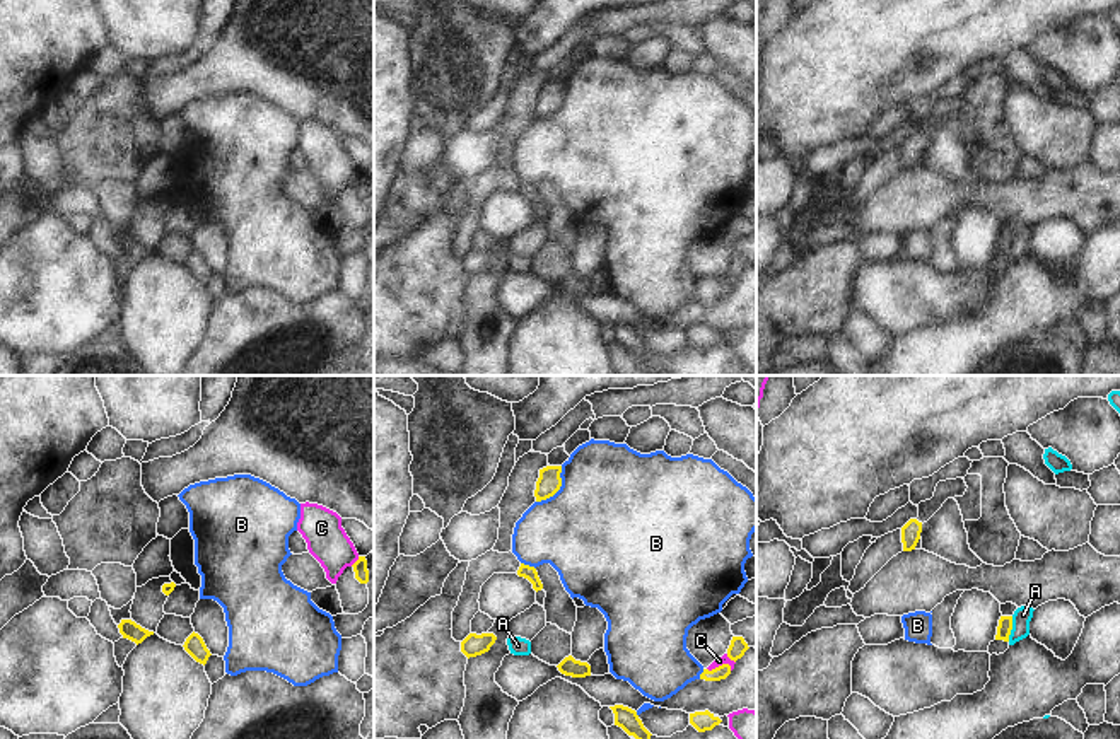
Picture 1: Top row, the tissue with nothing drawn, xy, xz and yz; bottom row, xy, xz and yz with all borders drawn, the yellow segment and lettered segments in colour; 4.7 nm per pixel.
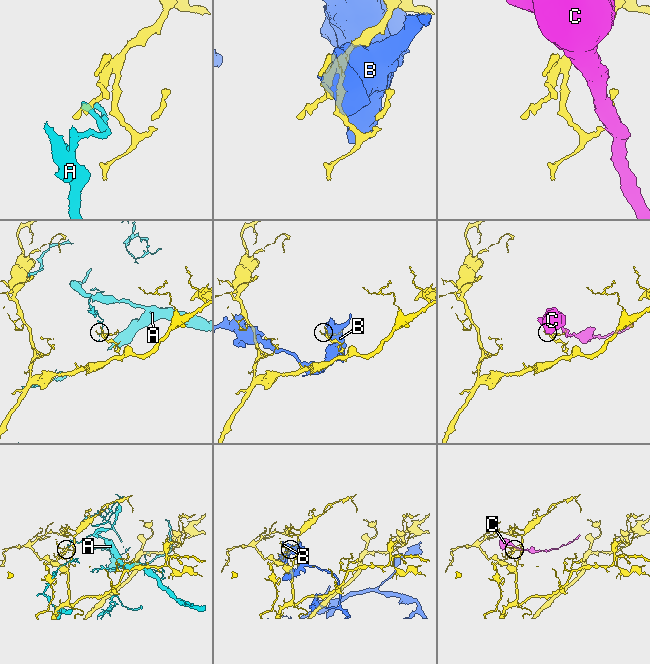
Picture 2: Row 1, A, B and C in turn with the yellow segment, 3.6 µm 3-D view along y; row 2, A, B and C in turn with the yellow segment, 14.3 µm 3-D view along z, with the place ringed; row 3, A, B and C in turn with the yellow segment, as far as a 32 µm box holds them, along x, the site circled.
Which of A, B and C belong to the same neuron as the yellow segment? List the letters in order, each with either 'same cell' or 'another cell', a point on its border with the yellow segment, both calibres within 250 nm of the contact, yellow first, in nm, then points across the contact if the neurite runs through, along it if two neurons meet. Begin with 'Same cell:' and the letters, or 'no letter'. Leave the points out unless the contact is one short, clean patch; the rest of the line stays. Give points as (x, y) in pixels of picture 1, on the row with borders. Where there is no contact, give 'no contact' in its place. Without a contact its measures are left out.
Same cell: no letter
A: another cell; meets yellow in yz at (1011, 628); 70 nm thick on the yellow side, 90 nm on the other; border along yz (1013, 616), (1008, 640)
B: another cell; meets yellow in xz at (559, 488); 110 nm thick on the yellow side, 500 nm on the other
C: another cell; meets yellow in xz at (719, 666); 70 nm thick on the yellow side, 50 nm on the other; border along xz (731, 666), (719, 664), (707, 669)

